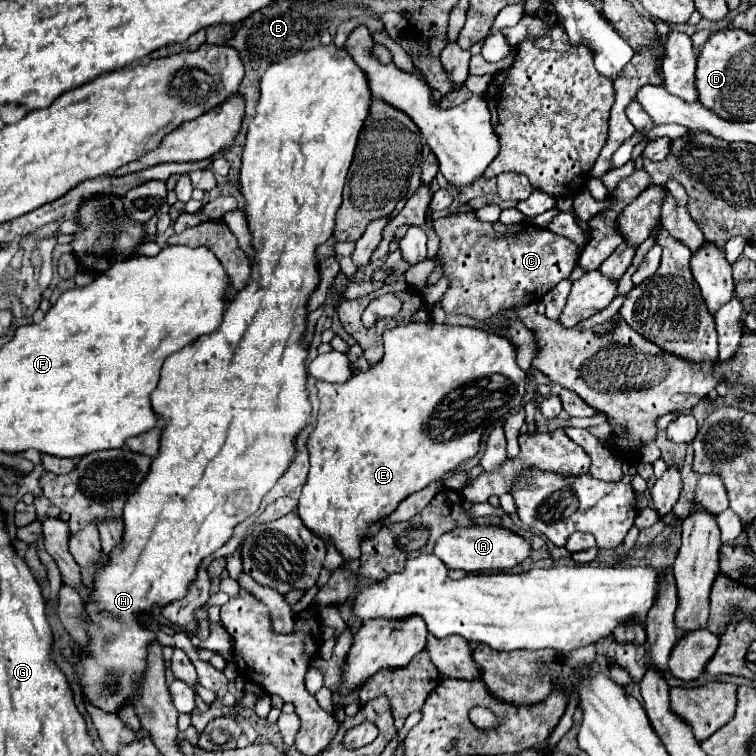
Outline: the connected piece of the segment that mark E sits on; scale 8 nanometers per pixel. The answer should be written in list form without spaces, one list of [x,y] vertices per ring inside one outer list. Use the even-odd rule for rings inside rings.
[[[406,324],[396,326],[392,330],[384,332],[384,358],[372,366],[366,372],[354,374],[344,384],[328,384],[328,382],[316,382],[318,386],[318,398],[320,398],[320,412],[318,412],[318,426],[308,438],[308,452],[310,452],[310,472],[304,482],[300,504],[298,504],[298,516],[302,518],[304,526],[312,530],[316,536],[320,536],[326,544],[334,544],[336,550],[342,554],[344,562],[360,558],[360,544],[370,536],[368,528],[374,524],[380,524],[386,516],[394,512],[394,508],[410,494],[418,492],[420,488],[426,488],[432,480],[442,478],[444,474],[452,472],[458,464],[462,464],[466,458],[472,458],[478,452],[482,432],[498,418],[508,414],[510,410],[518,410],[524,404],[526,394],[526,374],[516,364],[516,348],[498,334],[476,330],[476,328],[462,328],[462,326],[450,326],[450,324]]]

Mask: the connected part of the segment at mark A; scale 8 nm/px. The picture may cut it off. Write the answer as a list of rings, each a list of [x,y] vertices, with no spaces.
[[[466,526],[466,528],[456,528],[452,532],[446,532],[440,536],[432,550],[448,568],[456,570],[466,570],[466,572],[478,572],[478,570],[510,570],[516,564],[520,564],[524,558],[530,556],[530,544],[504,528],[496,526]]]

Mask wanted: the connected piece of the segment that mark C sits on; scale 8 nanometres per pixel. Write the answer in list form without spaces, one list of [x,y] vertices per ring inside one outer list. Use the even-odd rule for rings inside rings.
[[[474,212],[450,214],[446,218],[438,218],[432,222],[434,230],[440,236],[438,256],[444,262],[444,274],[450,278],[450,288],[442,296],[442,308],[446,314],[464,314],[476,320],[488,320],[496,312],[528,302],[540,302],[540,298],[552,290],[560,280],[566,280],[574,270],[580,246],[568,238],[556,236],[546,228],[538,228],[530,222],[504,226],[500,222],[480,222]]]

